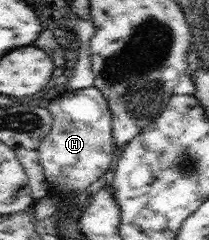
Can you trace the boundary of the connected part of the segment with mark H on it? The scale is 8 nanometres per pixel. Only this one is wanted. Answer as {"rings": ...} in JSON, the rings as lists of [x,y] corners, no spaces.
{"rings":[[[95,87],[82,88],[54,98],[46,106],[51,113],[50,133],[39,147],[39,161],[46,182],[55,193],[82,192],[113,168],[116,144],[112,138],[112,117],[106,98]]]}

